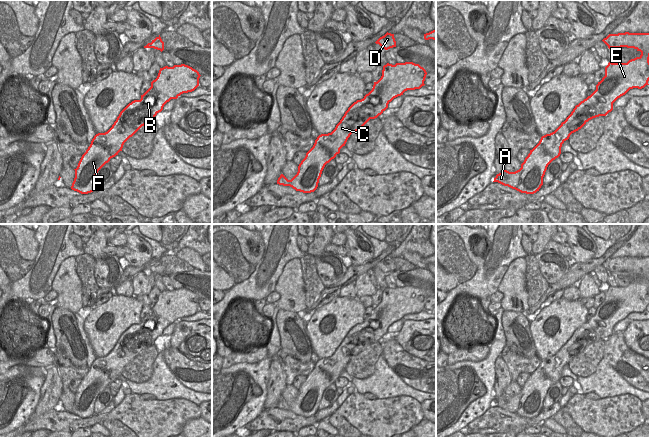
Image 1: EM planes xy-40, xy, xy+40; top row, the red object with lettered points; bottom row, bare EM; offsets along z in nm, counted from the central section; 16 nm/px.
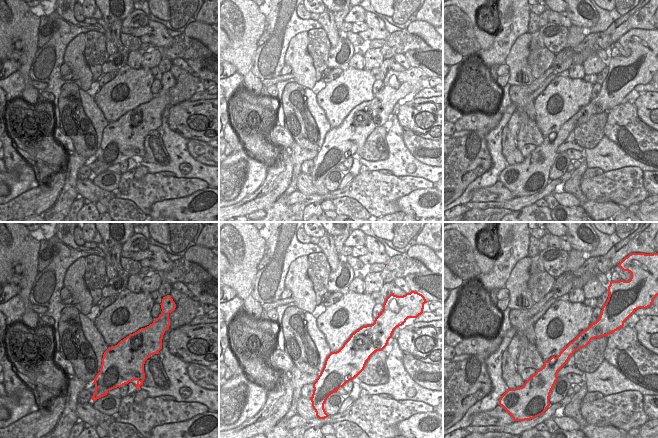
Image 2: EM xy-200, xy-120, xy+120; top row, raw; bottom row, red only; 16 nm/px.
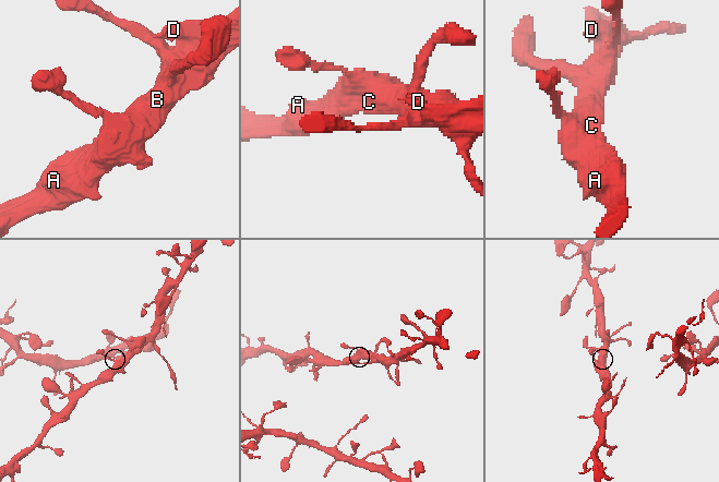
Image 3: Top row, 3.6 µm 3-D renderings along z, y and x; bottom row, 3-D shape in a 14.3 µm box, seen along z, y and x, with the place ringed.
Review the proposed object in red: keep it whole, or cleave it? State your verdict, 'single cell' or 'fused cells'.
single cell

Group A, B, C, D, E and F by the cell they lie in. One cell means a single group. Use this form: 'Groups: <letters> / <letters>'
Groups: A B C D E F

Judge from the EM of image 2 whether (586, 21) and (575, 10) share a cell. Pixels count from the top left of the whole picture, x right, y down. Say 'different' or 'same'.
same

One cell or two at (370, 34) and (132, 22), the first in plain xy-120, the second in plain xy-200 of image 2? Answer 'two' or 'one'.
two

